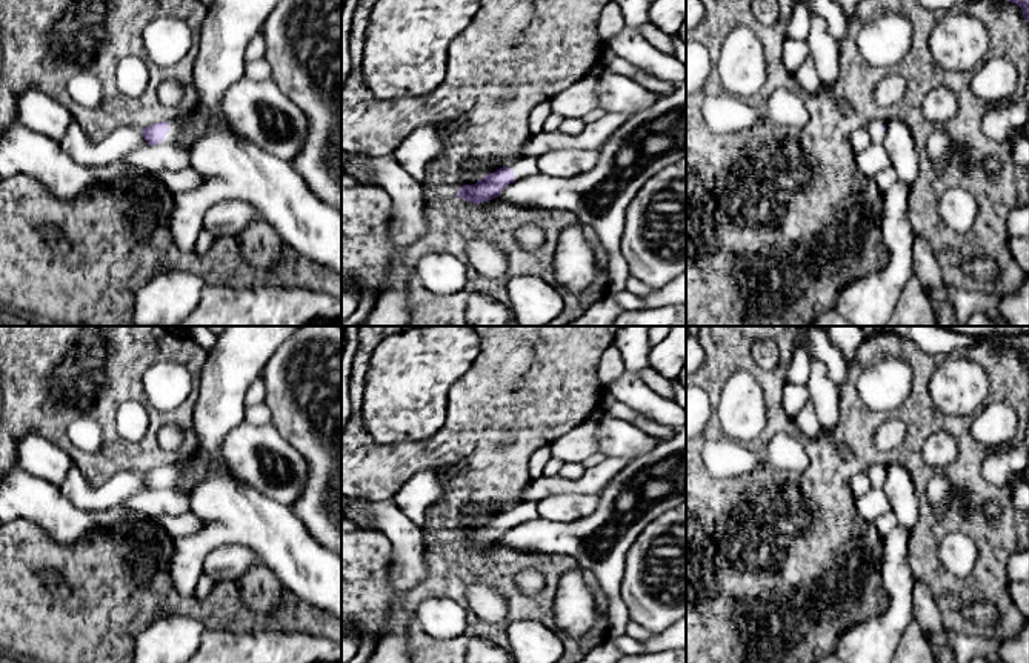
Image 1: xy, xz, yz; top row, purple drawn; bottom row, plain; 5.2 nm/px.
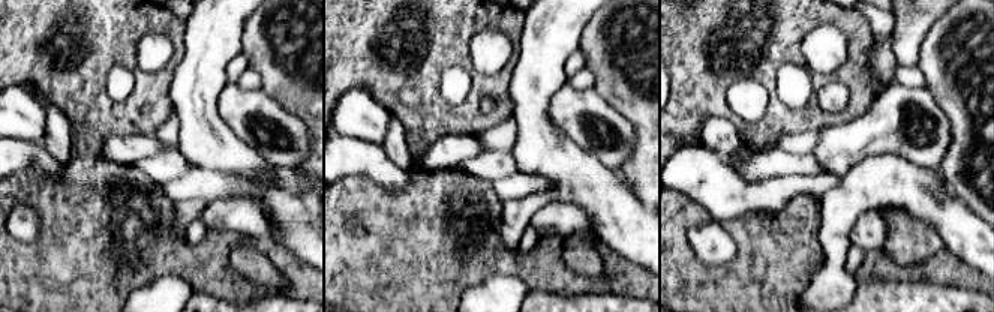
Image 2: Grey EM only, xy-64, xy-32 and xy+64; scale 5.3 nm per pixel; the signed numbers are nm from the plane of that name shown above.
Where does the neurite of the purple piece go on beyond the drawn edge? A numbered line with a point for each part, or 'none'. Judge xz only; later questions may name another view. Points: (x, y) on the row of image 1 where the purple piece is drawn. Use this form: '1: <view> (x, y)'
1: xz (526, 166)

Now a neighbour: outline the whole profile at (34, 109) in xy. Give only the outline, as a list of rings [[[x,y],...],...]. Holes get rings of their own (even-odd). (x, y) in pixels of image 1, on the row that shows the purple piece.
[[[28,86],[15,98],[14,125],[28,128],[60,142],[72,120],[72,114],[42,89]]]

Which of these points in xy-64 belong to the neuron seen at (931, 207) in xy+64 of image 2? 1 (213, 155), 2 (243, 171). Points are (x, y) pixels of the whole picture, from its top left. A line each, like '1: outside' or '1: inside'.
1: inside
2: inside

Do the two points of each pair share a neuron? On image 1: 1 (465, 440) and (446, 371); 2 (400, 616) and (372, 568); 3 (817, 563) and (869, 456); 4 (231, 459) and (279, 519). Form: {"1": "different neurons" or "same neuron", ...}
{"1": "different neurons", "2": "different neurons", "3": "same neuron", "4": "different neurons"}

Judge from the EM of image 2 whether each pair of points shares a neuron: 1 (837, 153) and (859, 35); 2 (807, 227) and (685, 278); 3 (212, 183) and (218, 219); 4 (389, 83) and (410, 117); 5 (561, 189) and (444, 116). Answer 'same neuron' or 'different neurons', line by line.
1: different neurons
2: same neuron
3: different neurons
4: same neuron
5: different neurons

